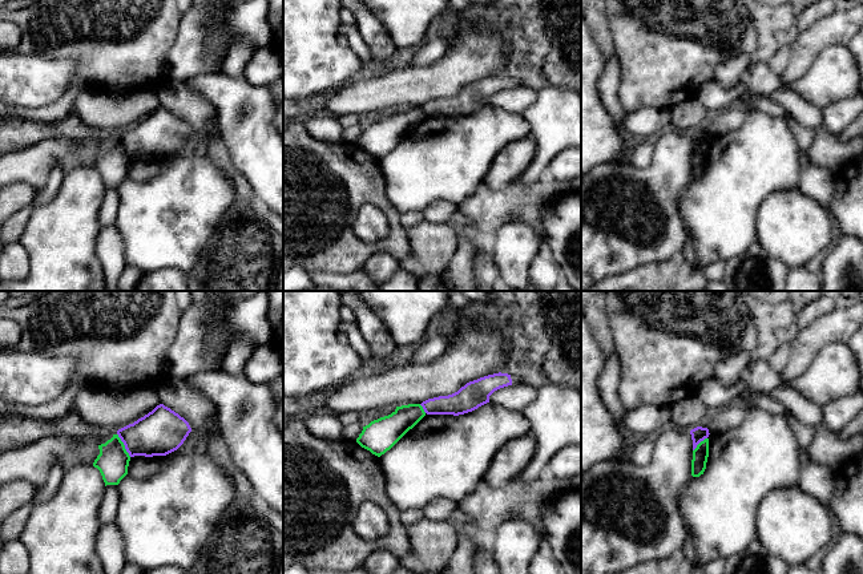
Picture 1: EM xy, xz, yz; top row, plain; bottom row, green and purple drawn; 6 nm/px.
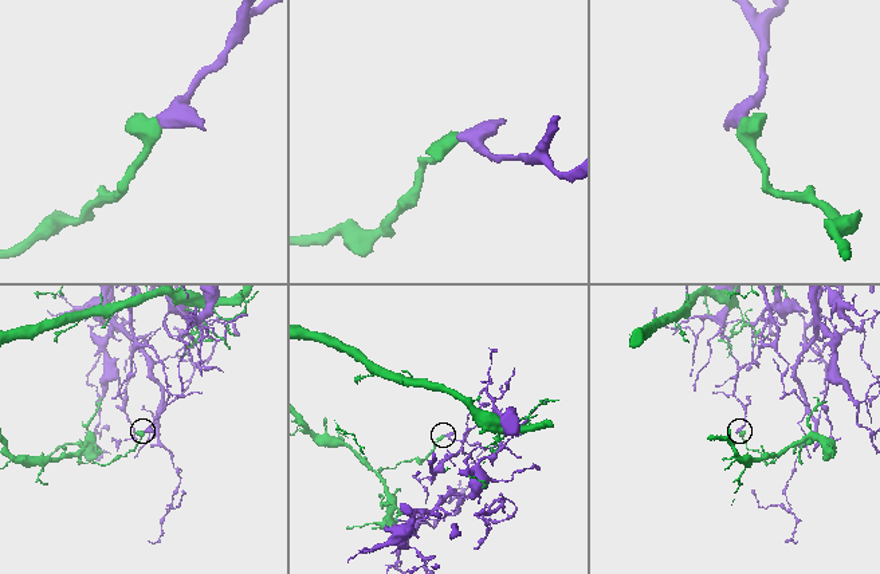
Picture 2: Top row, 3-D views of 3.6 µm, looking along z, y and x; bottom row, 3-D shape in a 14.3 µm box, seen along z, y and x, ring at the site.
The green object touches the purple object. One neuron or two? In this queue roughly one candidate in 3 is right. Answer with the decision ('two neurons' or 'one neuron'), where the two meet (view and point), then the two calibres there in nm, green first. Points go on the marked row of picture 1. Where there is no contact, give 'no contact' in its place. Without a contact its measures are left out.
two neurons | xy (124, 445) | 190/280 nm

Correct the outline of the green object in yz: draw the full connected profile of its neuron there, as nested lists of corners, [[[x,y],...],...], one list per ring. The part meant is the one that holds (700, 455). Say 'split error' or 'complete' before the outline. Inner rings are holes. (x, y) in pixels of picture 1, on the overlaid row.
complete; [[[705,438],[693,450],[693,460],[691,460],[693,477],[699,477],[701,474],[703,474],[706,469],[707,457],[709,457],[709,438]]]

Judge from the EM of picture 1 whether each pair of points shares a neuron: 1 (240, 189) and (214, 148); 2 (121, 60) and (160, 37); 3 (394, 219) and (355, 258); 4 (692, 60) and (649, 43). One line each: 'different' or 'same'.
1: same
2: same
3: same
4: same

